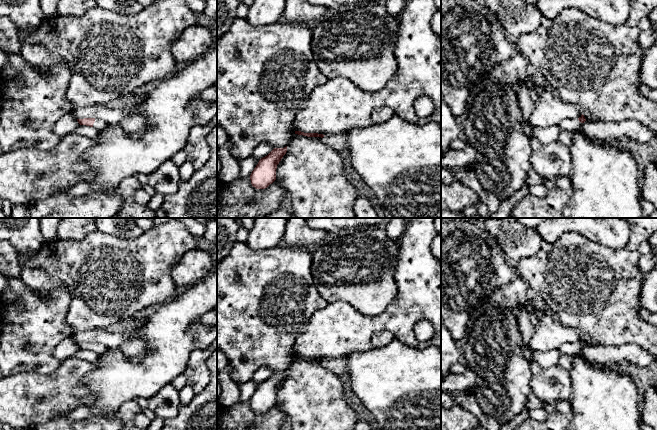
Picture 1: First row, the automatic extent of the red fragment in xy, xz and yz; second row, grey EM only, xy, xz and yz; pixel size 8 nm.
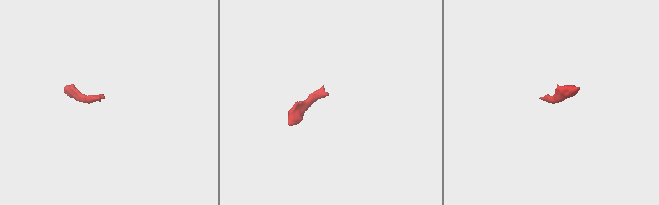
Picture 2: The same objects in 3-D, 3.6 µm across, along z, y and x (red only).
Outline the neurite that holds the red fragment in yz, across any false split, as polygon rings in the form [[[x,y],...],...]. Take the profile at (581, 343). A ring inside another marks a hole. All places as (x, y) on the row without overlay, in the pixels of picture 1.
[[[582,338],[578,343],[564,343],[558,350],[561,355],[577,355],[581,353],[582,348],[586,345],[584,339]]]

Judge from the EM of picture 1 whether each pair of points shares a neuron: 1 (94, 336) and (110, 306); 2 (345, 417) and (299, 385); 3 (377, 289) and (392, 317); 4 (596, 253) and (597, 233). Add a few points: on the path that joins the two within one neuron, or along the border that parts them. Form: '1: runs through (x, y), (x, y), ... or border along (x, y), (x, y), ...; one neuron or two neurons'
1: border along (105, 328), (93, 328), (75, 333); two neurons
2: runs through (334, 417), (331, 417), (310, 396); one neuron
3: border along (397, 285), (398, 296), (382, 312), (365, 315); two neurons
4: border along (575, 232), (597, 243), (619, 249); two neurons

